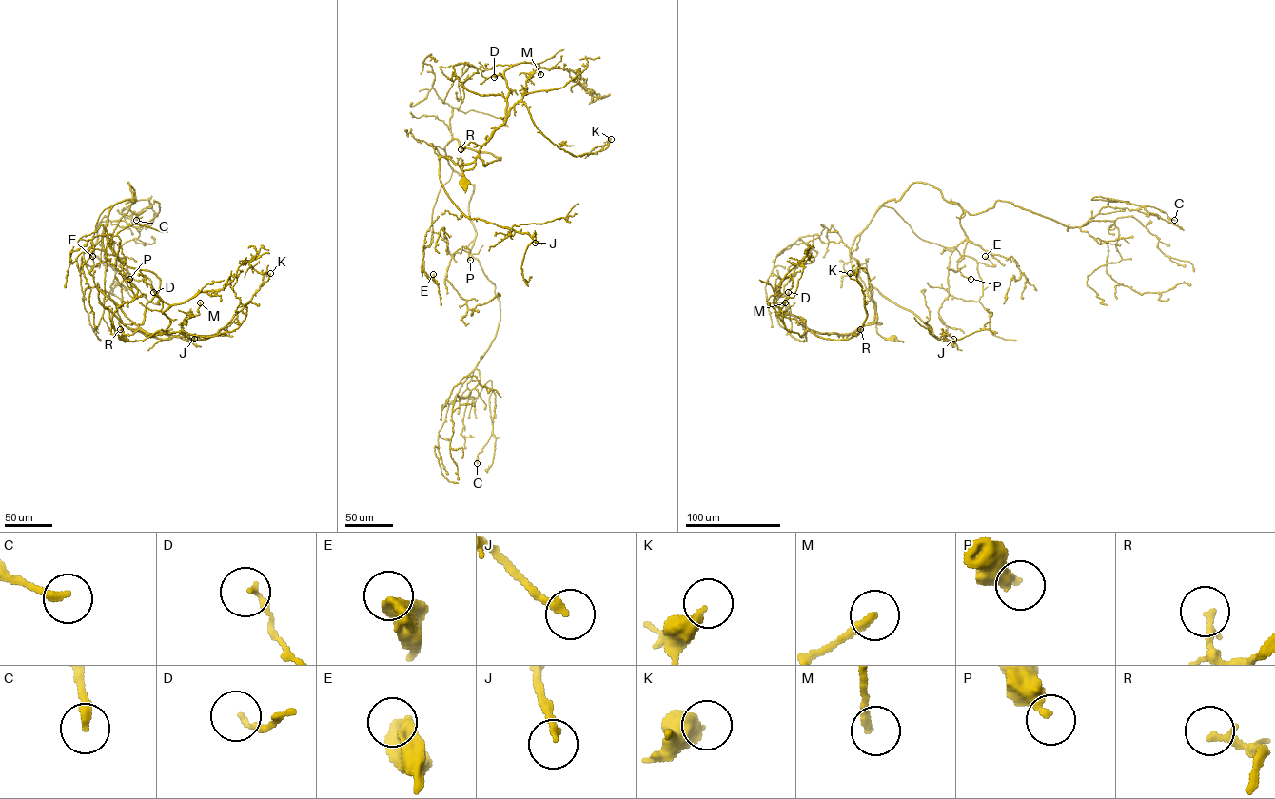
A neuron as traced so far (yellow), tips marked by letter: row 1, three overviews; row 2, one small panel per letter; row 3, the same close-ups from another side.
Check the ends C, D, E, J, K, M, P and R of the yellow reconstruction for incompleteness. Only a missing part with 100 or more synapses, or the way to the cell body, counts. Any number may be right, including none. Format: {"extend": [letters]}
{"extend": []}

